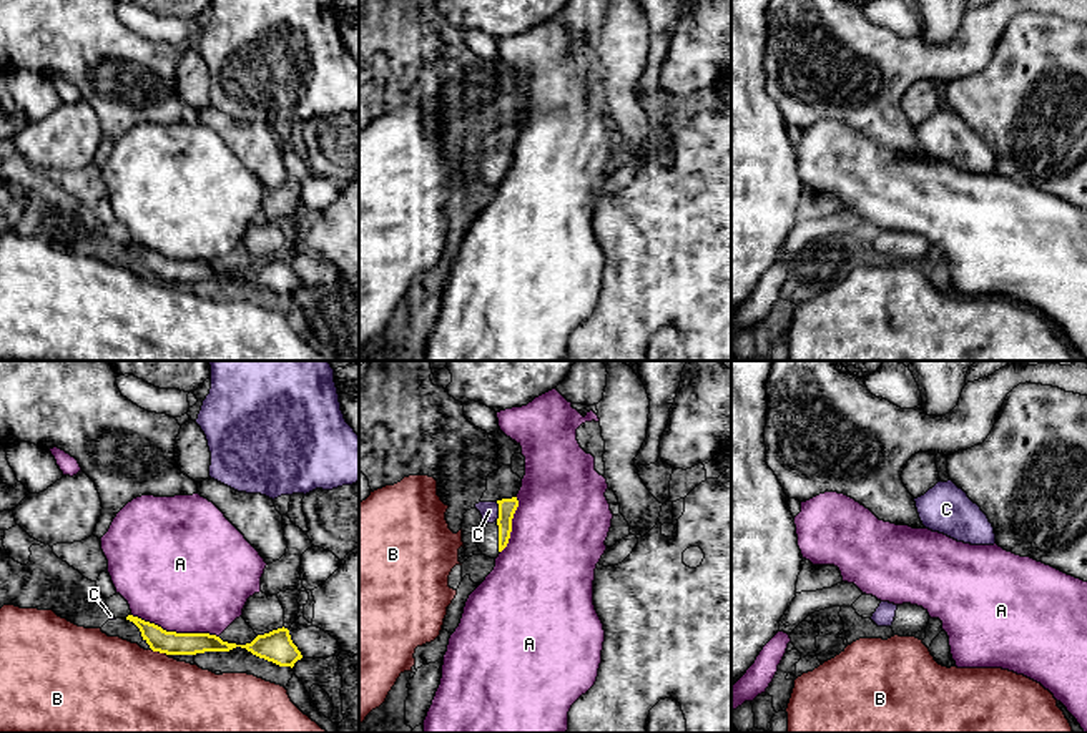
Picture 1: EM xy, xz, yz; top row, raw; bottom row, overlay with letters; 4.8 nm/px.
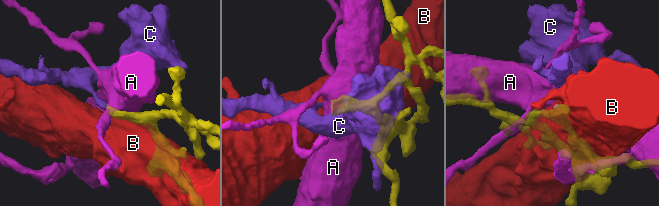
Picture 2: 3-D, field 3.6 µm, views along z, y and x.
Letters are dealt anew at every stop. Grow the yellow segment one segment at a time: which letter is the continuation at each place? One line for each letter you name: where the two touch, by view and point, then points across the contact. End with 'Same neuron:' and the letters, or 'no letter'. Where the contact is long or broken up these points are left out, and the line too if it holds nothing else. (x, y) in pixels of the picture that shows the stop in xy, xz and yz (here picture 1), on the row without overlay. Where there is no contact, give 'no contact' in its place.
C: xz (499, 140)
Same neuron: C

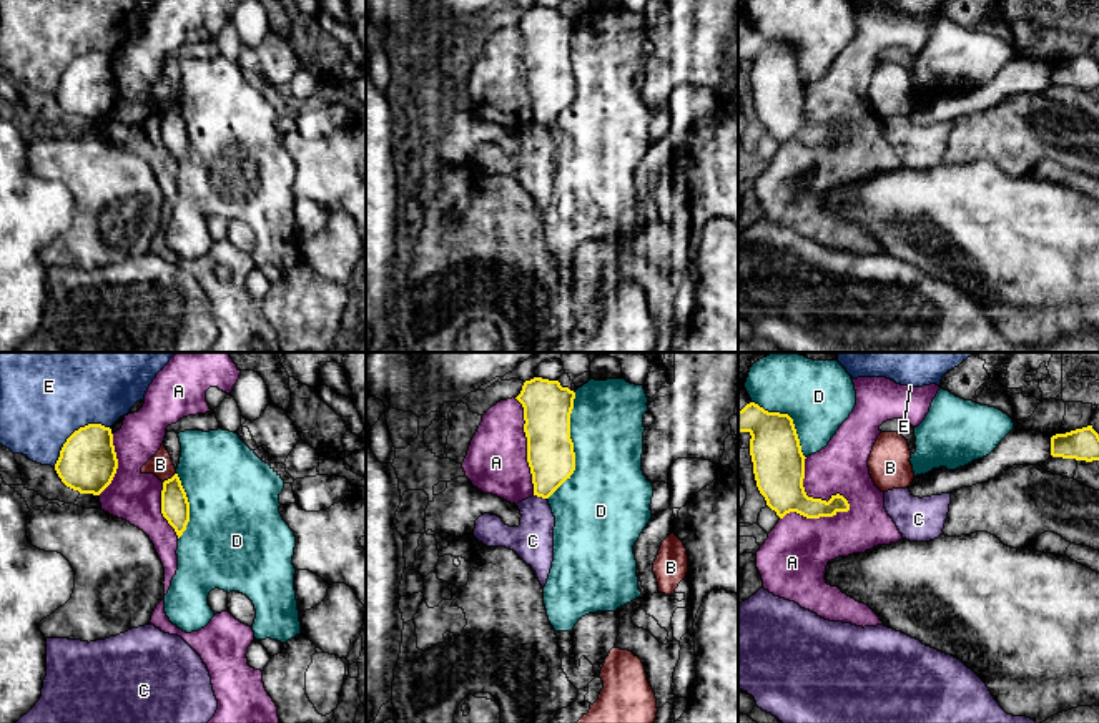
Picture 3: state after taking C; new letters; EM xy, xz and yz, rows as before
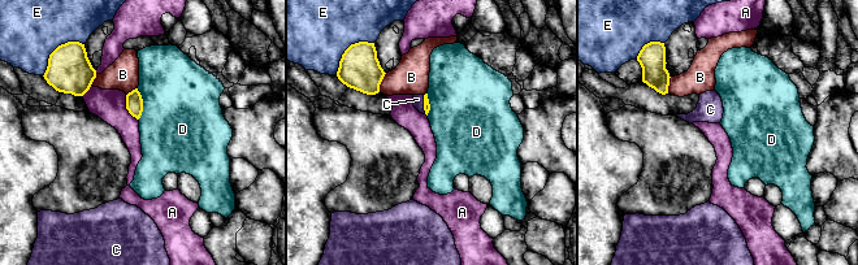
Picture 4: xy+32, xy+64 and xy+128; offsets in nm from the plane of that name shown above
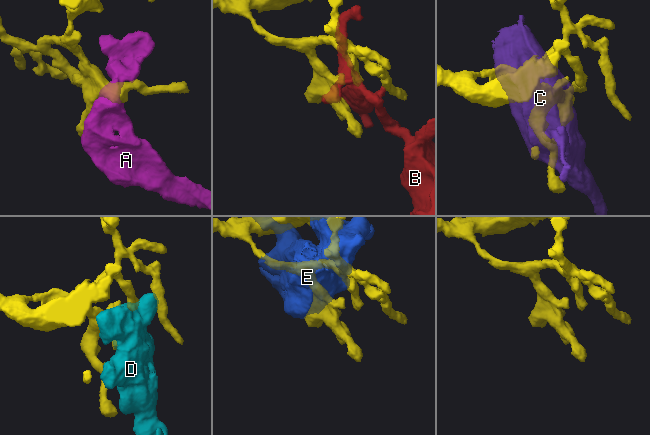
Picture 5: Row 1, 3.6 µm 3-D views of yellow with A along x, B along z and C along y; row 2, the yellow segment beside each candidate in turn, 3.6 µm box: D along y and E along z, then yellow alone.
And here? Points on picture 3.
Same neuron: no letter

